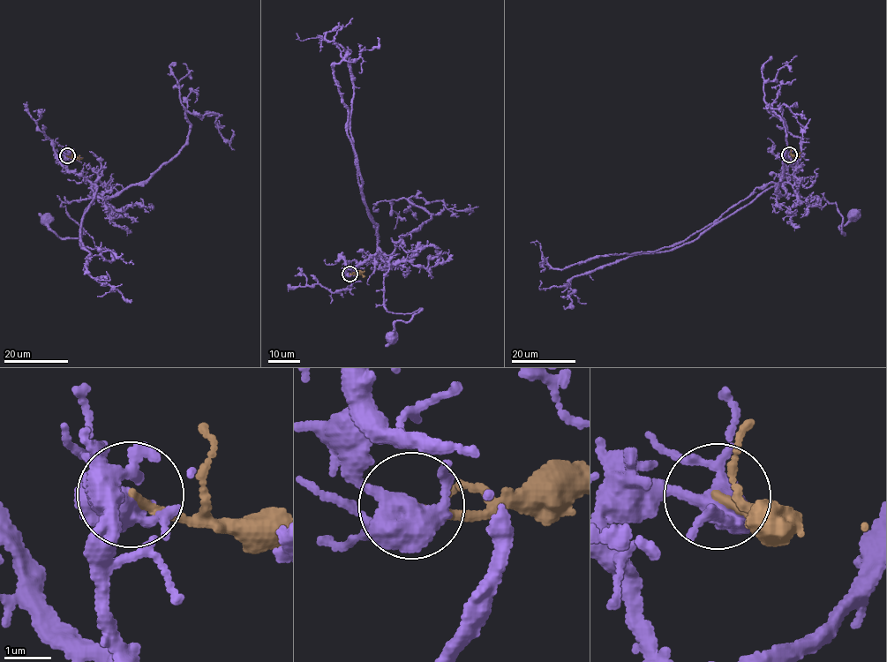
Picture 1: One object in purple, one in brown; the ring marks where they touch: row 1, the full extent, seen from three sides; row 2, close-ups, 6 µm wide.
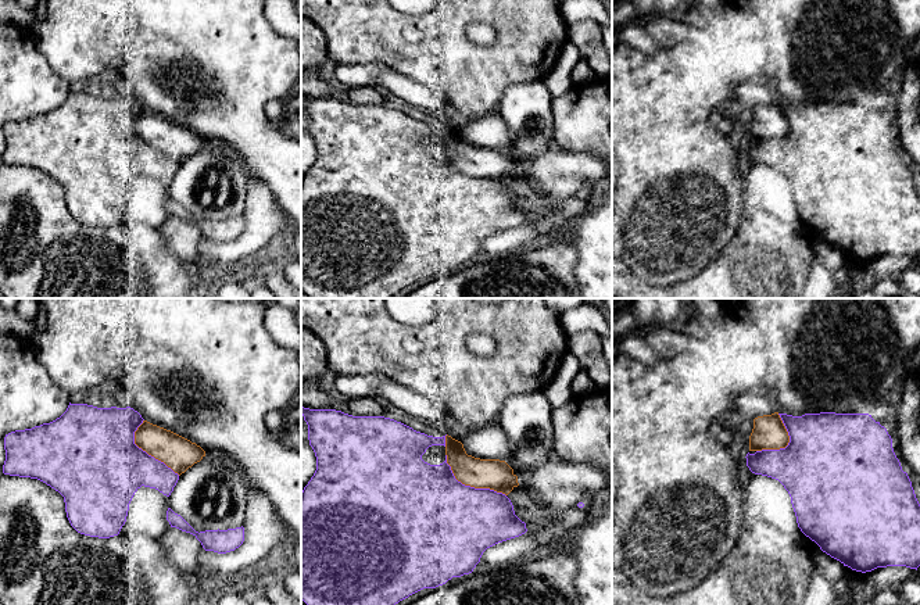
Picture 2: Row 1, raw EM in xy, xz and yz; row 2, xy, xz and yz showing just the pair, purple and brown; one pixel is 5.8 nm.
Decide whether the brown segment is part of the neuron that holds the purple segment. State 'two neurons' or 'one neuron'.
two neurons

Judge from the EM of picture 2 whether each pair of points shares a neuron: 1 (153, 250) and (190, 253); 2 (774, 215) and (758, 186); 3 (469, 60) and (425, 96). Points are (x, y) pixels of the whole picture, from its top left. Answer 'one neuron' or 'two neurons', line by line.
1: two neurons
2: one neuron
3: two neurons

